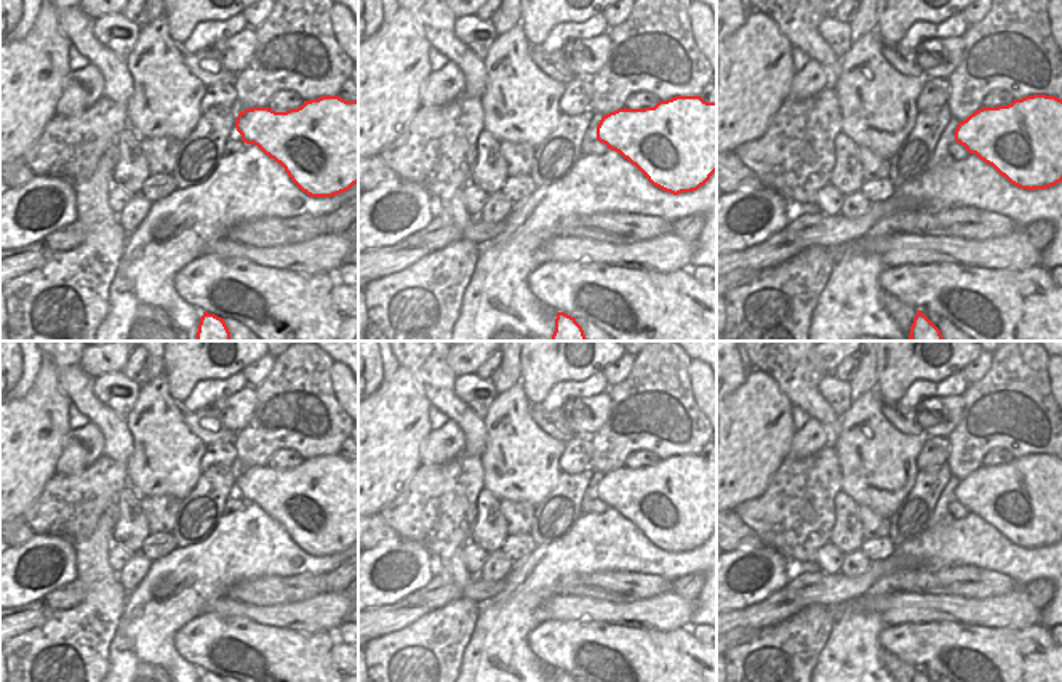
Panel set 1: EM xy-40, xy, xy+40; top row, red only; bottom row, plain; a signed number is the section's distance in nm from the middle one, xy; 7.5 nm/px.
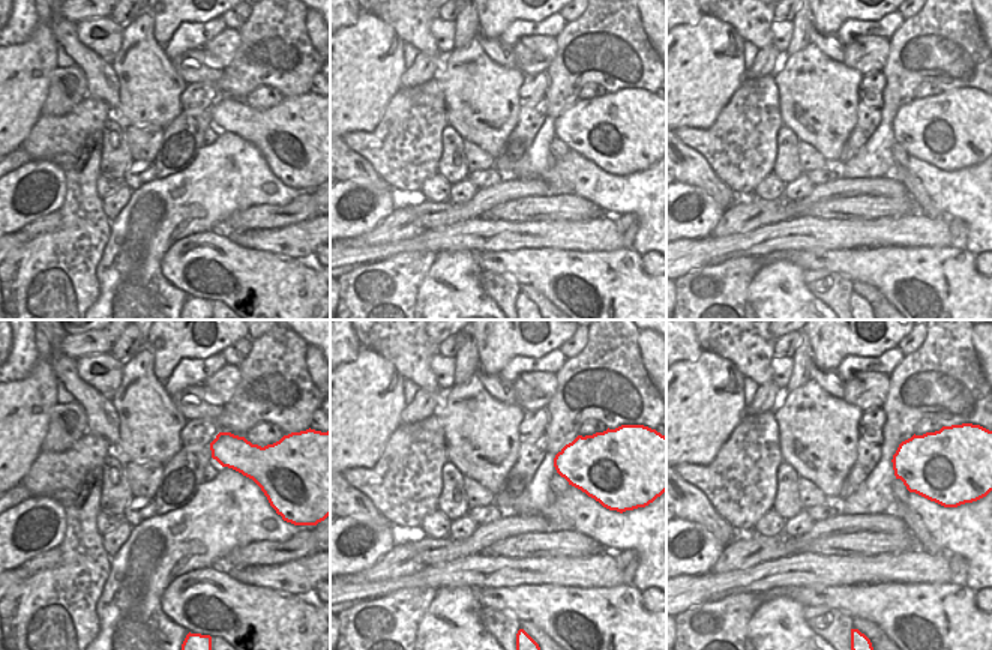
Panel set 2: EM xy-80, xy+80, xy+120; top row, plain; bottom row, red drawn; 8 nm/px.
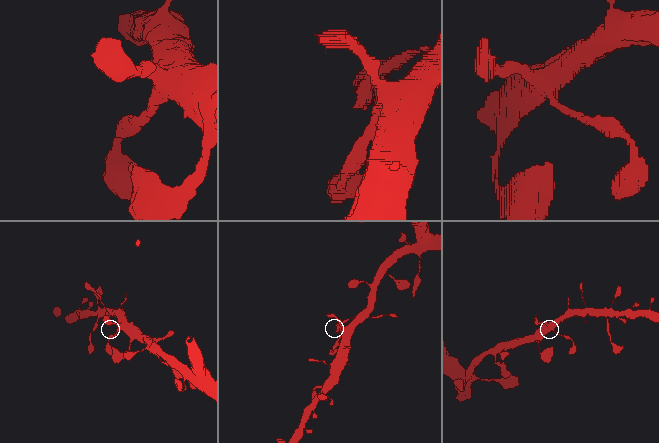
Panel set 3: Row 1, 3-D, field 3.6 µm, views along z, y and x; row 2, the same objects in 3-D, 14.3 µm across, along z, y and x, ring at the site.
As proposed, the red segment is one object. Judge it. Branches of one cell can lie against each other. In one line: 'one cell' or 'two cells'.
one cell

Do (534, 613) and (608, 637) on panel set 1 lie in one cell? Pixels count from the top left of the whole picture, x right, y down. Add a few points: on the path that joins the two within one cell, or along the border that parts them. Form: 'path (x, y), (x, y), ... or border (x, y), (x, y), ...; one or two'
border (547, 618), (530, 633), (530, 650), (533, 653); two

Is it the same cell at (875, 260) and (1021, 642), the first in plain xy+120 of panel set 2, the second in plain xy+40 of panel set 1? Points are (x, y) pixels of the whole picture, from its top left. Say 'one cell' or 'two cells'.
one cell

